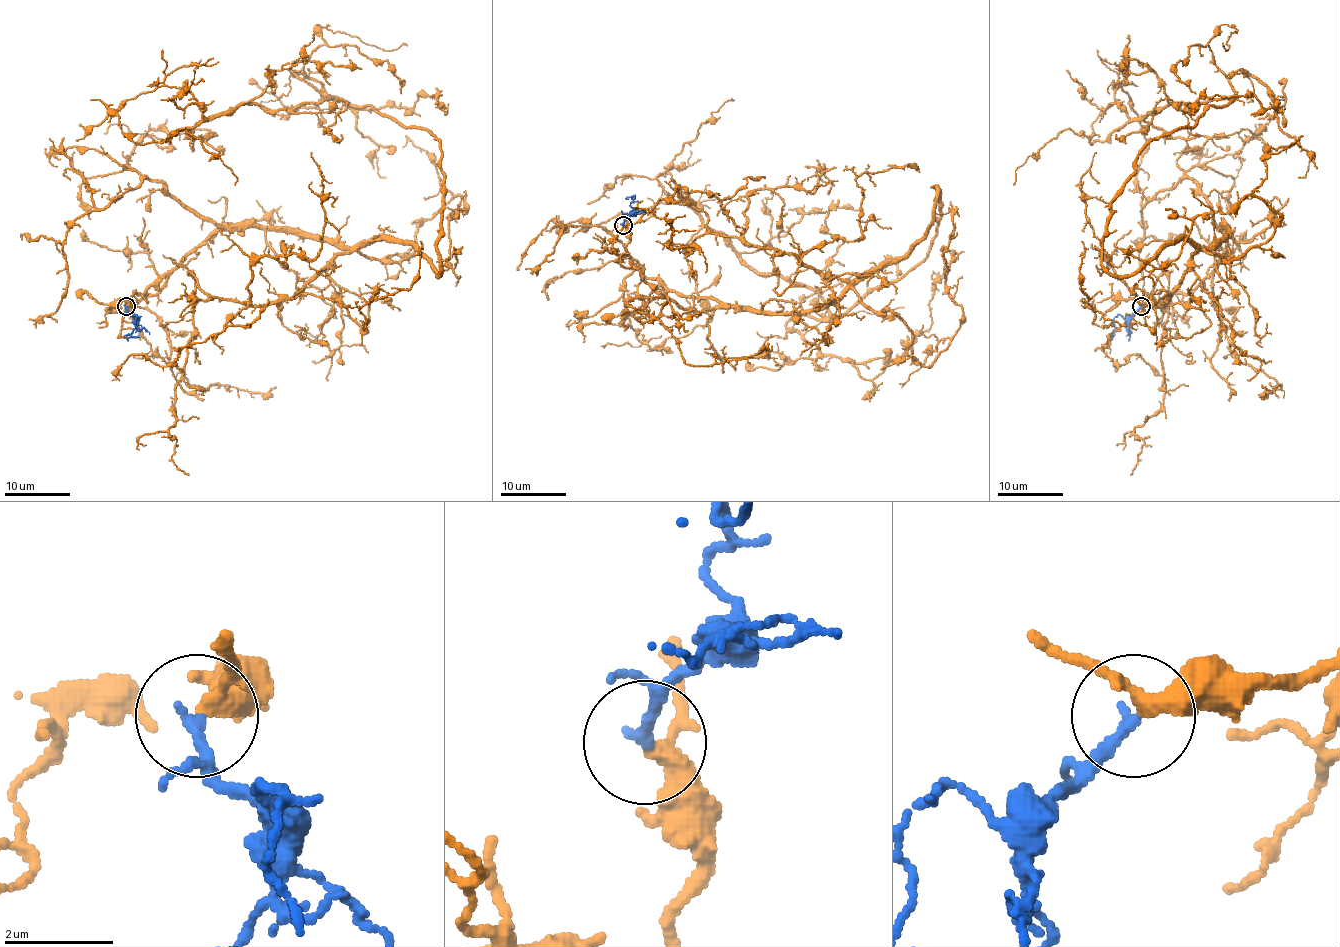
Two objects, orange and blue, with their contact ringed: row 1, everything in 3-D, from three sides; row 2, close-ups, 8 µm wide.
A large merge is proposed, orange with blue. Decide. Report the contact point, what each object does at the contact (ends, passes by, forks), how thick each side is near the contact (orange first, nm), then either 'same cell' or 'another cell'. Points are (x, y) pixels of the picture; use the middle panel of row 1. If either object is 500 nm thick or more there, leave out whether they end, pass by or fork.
at (623, 225); orange passes by; blue ends there; 280 nm thick on the orange side, 240 nm on the other; same cell

